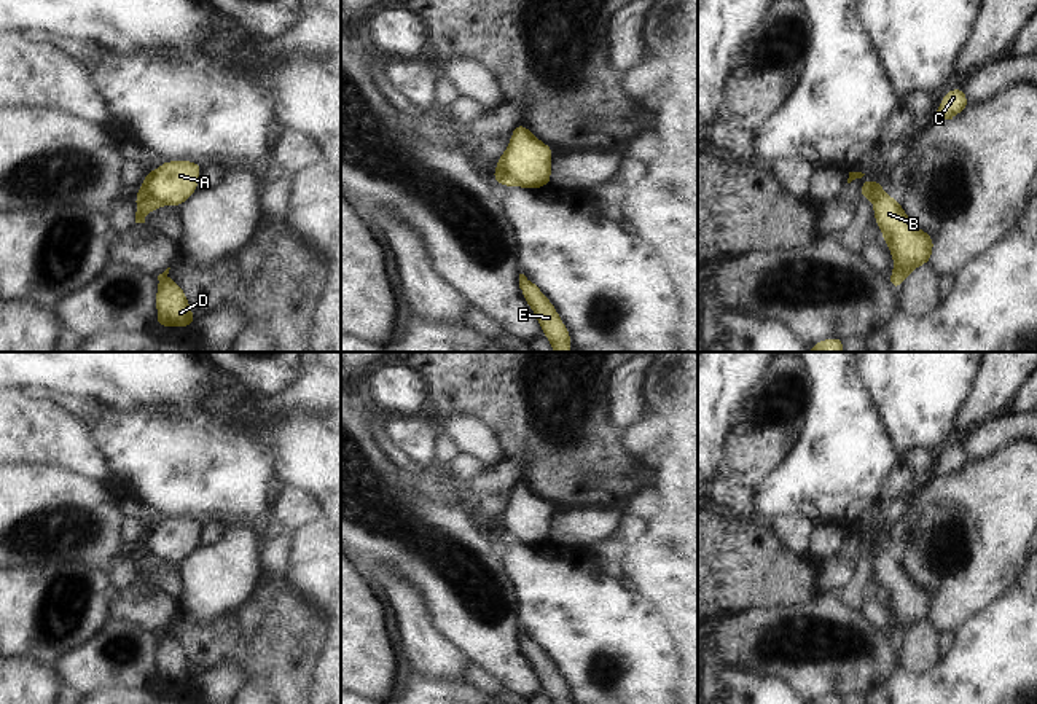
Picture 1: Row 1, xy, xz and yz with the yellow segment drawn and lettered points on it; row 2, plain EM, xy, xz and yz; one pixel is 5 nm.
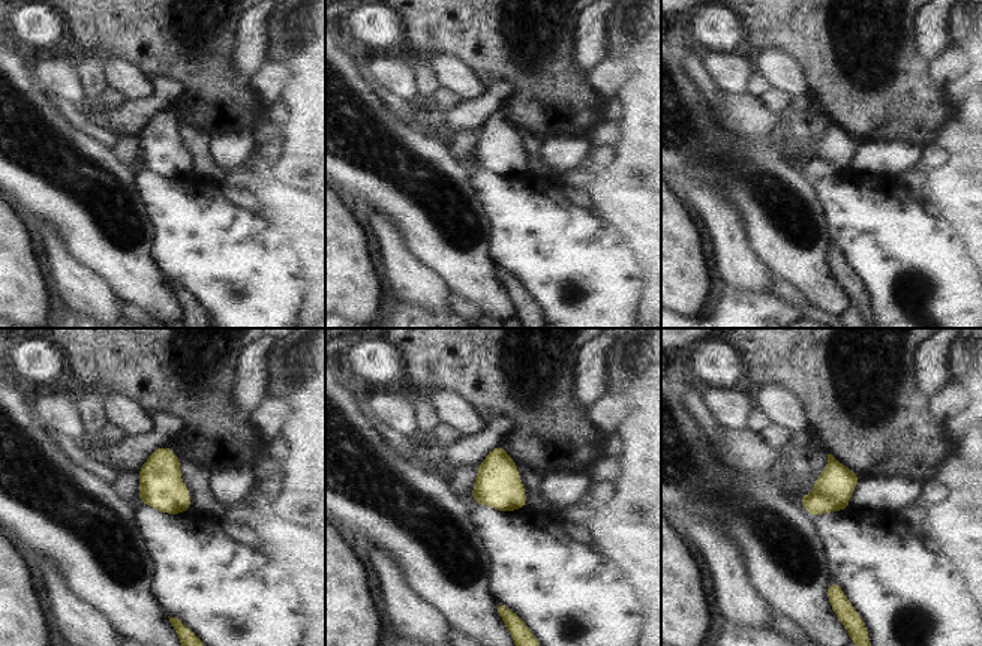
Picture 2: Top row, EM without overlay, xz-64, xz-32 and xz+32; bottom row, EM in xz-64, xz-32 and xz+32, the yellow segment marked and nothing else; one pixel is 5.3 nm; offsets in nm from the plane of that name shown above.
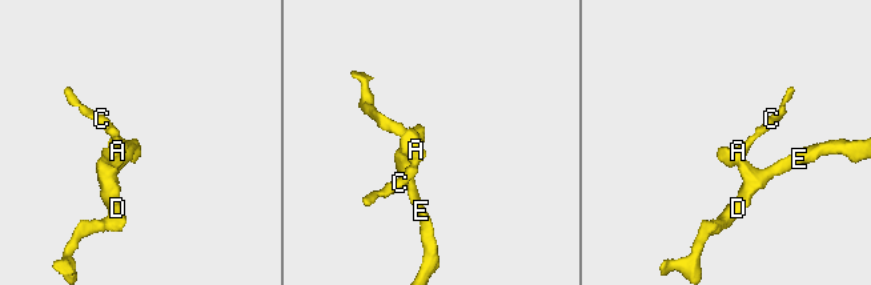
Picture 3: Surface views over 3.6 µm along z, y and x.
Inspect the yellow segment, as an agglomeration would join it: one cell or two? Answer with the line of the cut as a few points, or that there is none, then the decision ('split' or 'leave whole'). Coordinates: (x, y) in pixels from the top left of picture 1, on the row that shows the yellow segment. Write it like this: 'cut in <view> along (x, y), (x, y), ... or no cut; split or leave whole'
cut in xy along (139, 190), (161, 204); split

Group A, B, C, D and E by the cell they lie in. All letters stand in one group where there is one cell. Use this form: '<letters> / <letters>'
A C / B D E

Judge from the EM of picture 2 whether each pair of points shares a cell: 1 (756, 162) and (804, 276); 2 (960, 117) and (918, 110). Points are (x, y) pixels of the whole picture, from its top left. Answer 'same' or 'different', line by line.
1: same
2: same

